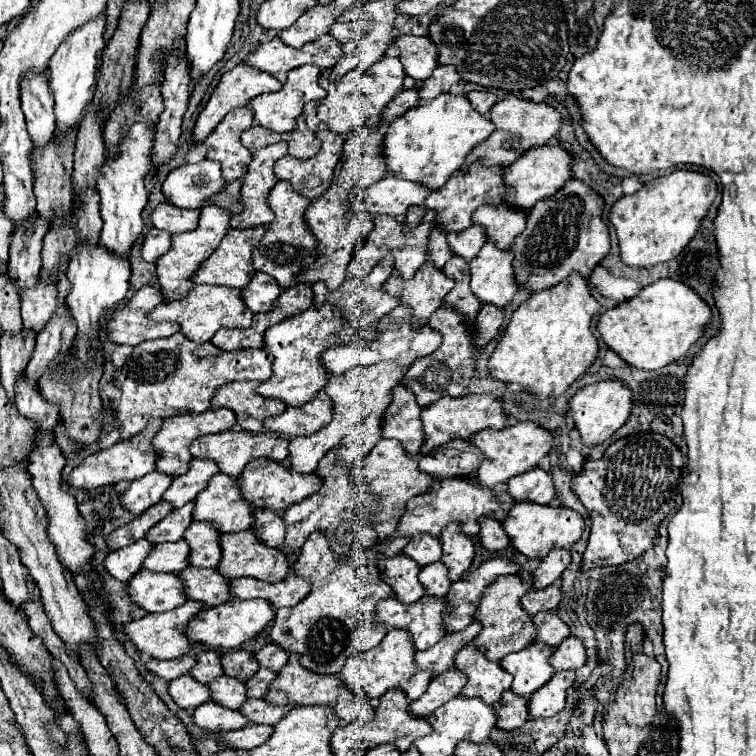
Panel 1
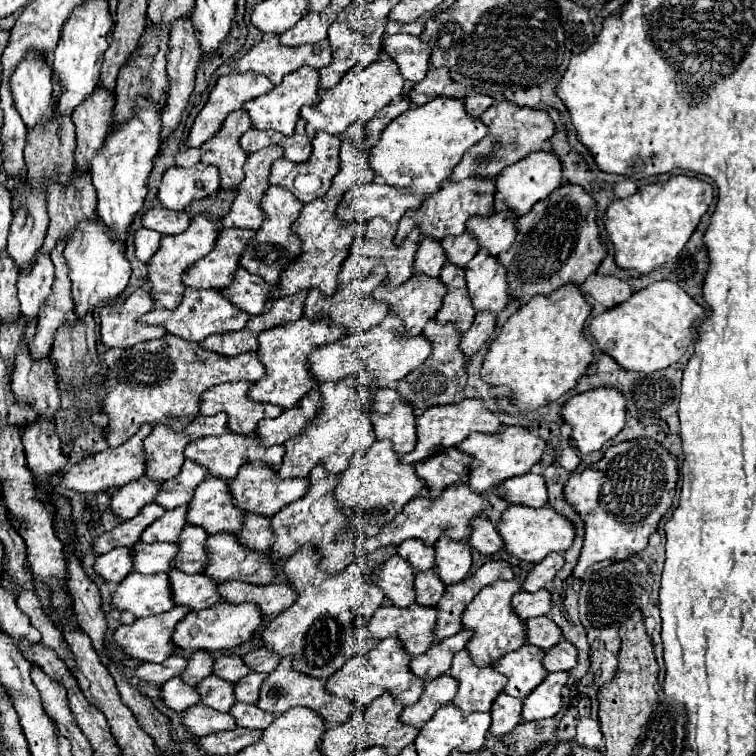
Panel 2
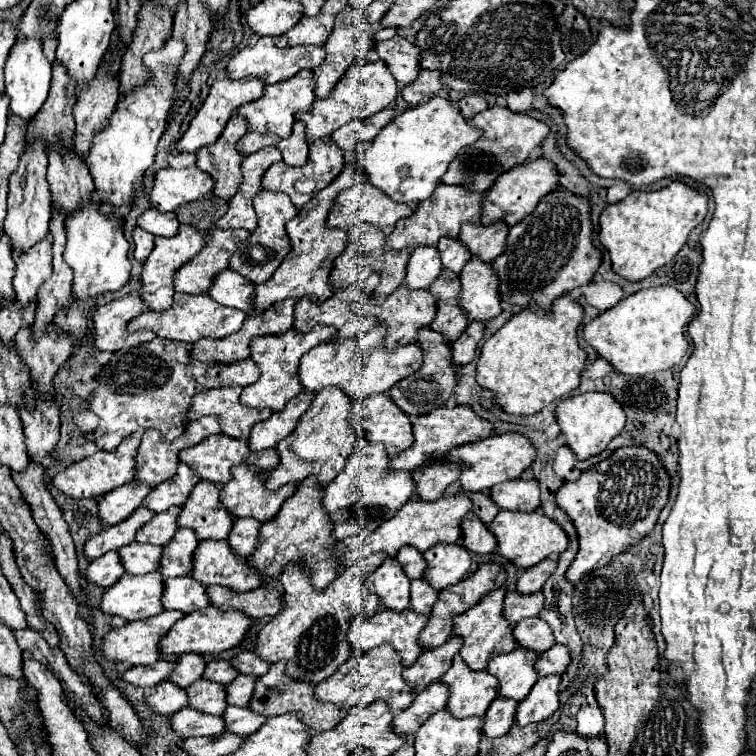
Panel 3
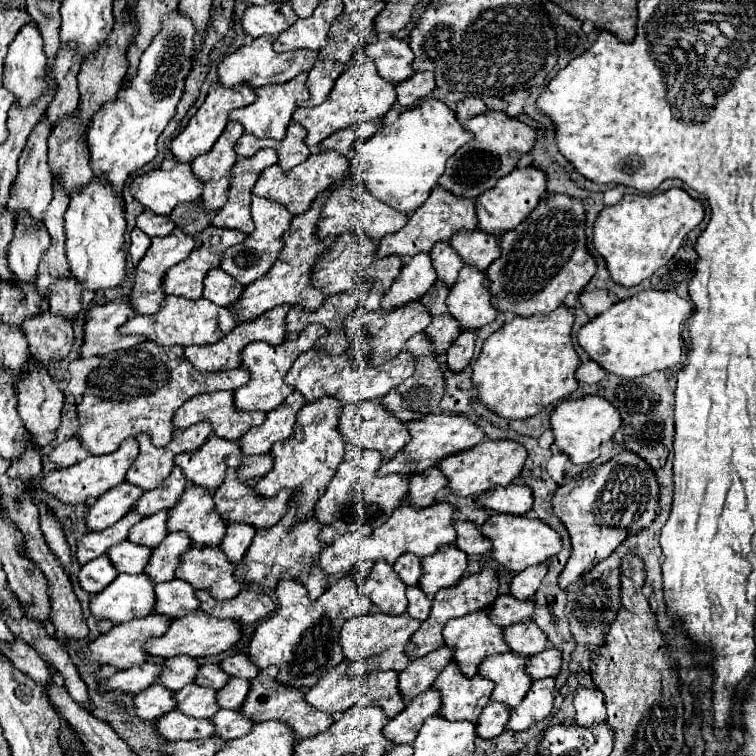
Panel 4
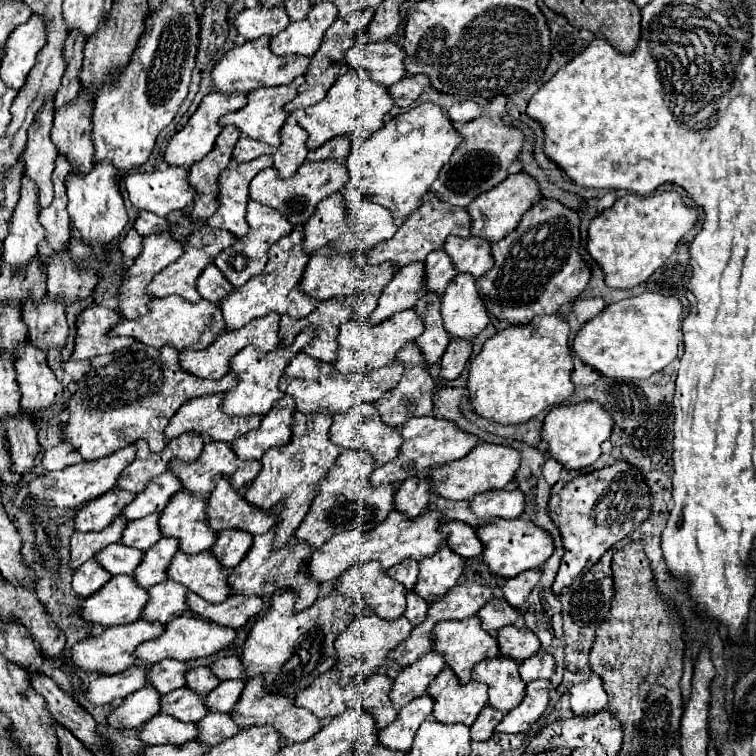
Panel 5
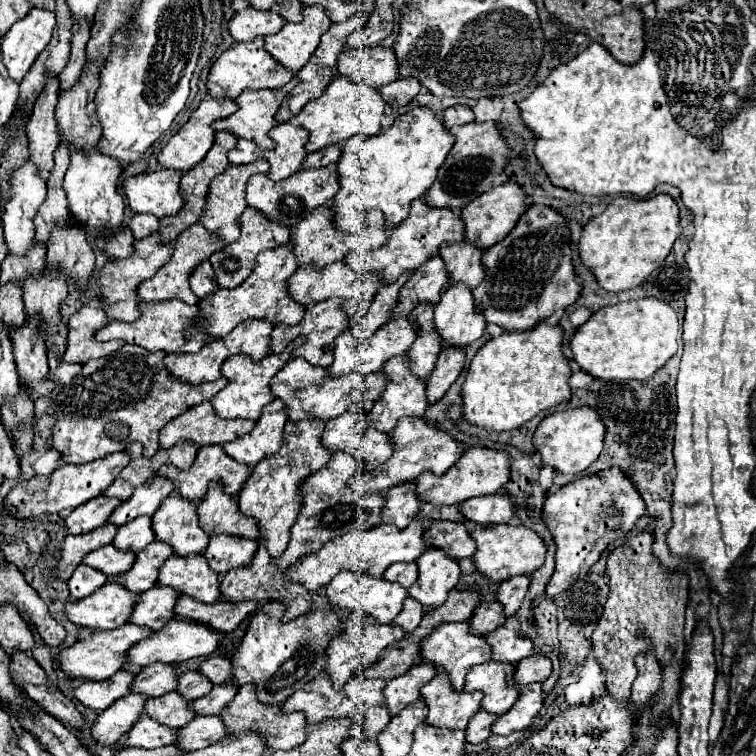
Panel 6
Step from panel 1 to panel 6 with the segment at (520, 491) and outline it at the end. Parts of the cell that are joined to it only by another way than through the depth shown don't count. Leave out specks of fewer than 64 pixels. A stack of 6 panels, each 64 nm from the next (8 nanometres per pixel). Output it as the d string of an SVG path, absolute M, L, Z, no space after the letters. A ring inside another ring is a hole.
M488 494L488 496L466 500L460 504L460 510L466 520L484 526L506 524L516 514L516 508L512 508L512 500L508 500L508 496L504 494Z

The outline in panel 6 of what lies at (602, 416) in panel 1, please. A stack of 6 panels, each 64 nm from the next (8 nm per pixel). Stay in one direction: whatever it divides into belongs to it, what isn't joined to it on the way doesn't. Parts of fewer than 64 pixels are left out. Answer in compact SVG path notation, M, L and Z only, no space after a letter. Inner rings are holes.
M572 408L548 414L534 432L534 446L544 466L552 466L562 474L580 474L592 466L604 446L604 422L592 408Z

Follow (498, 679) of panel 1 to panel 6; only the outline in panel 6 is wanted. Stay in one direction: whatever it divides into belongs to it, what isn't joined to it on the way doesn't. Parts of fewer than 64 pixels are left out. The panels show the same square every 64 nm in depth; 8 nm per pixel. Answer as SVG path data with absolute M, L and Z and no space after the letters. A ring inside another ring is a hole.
M440 672L438 676L434 676L422 690L422 698L428 704L430 712L426 722L432 726L440 726L440 728L466 728L470 718L480 710L480 692L456 692L452 688L452 682L448 680L446 672Z

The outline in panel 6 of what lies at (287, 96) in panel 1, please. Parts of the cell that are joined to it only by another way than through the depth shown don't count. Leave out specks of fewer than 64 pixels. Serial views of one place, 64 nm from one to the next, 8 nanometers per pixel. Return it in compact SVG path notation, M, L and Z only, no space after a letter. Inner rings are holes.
M292 78L286 86L274 90L246 90L242 92L236 102L240 104L238 112L228 118L216 120L212 128L216 132L228 130L240 138L256 142L260 148L274 148L276 142L268 136L274 126L280 122L276 120L276 112L282 100L292 92L296 86L296 78Z

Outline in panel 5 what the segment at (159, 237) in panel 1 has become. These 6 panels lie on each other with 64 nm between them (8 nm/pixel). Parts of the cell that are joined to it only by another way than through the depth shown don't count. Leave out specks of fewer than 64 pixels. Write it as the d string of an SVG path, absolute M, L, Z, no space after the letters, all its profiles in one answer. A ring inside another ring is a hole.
M132 228L132 230L126 234L126 238L120 240L118 244L120 244L120 252L124 254L124 258L130 260L130 262L134 262L136 256L140 256L140 252L142 252L144 238L140 238L140 234Z

